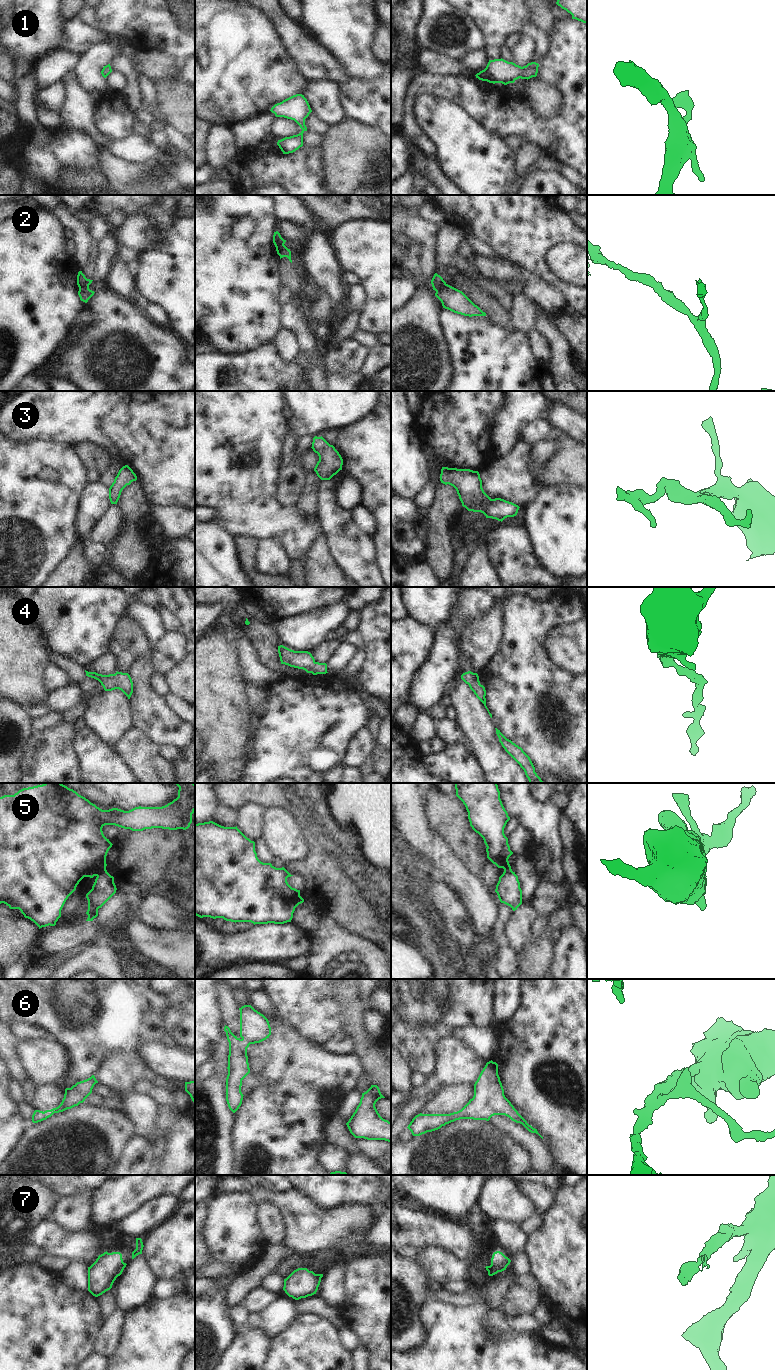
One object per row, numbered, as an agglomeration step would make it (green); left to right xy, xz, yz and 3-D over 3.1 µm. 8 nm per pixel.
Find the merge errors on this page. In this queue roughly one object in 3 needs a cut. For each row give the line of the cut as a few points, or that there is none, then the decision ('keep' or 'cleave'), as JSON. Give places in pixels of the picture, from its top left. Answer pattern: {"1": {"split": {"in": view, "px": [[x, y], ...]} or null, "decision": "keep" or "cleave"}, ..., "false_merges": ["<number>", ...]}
{"1": {"split": null, "decision": "keep"}, "2": {"split": {"in": "yz", "px": [[446, 284], [436, 291]]}, "decision": "cleave"}, "3": {"split": null, "decision": "keep"}, "4": {"split": null, "decision": "keep"}, "5": {"split": {"in": "xy", "px": [[105, 868], [96, 875]]}, "decision": "cleave"}, "6": {"split": null, "decision": "keep"}, "7": {"split": null, "decision": "keep"}, "false_merges": ["2", "5"]}

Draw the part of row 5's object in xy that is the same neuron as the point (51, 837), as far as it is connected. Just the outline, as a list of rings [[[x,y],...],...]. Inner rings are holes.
[[[44,783],[33,787],[23,788],[14,795],[4,795],[0,797],[0,904],[6,904],[10,909],[19,909],[25,918],[33,921],[39,929],[46,926],[55,926],[61,917],[61,910],[68,897],[76,890],[77,885],[84,877],[93,878],[106,869],[106,856],[112,843],[107,839],[102,831],[105,825],[115,825],[132,831],[143,831],[145,829],[162,828],[169,830],[186,830],[192,823],[192,814],[195,811],[195,783],[176,783],[179,787],[178,797],[172,802],[162,807],[135,807],[129,811],[118,808],[102,810],[91,803],[85,797],[79,795],[73,789],[62,783]]]

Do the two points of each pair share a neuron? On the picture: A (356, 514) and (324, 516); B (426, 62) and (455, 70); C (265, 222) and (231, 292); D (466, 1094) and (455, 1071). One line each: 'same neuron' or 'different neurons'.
A: different neurons
B: same neuron
C: same neuron
D: different neurons

